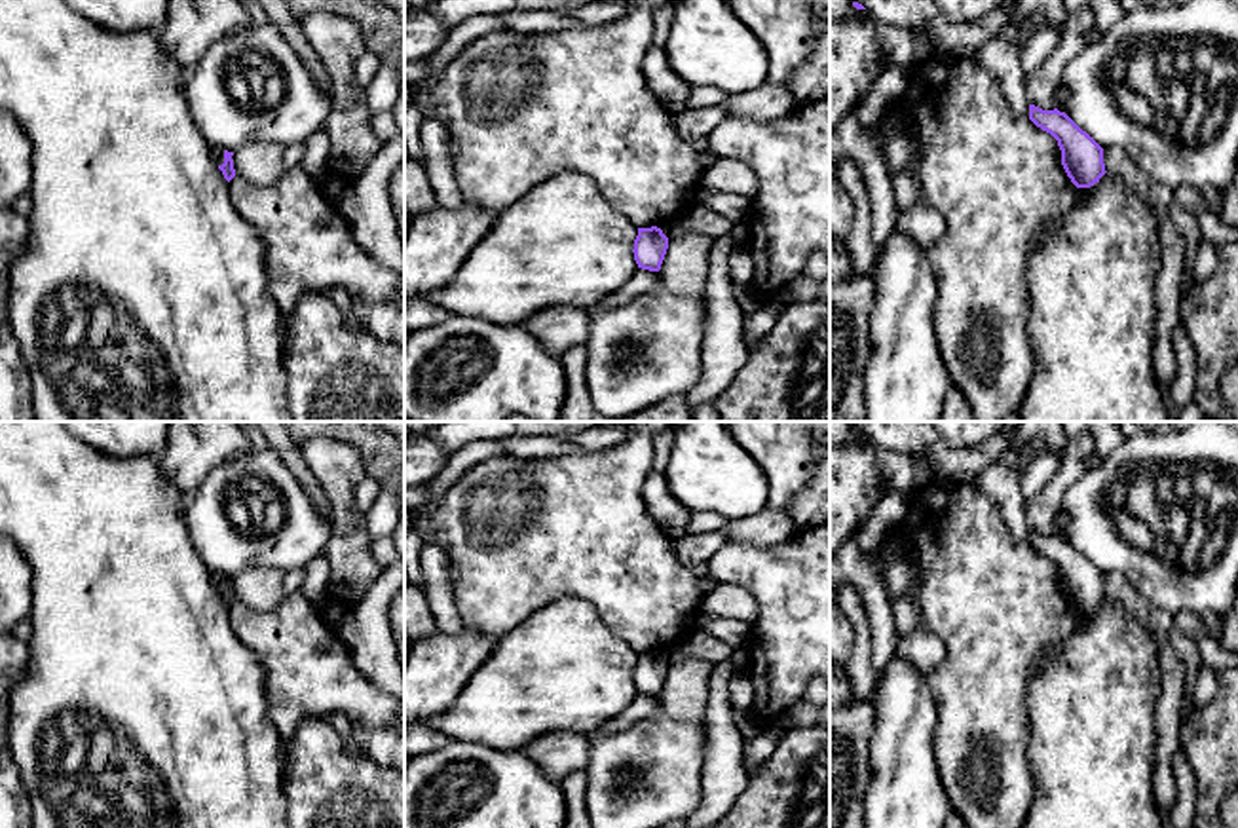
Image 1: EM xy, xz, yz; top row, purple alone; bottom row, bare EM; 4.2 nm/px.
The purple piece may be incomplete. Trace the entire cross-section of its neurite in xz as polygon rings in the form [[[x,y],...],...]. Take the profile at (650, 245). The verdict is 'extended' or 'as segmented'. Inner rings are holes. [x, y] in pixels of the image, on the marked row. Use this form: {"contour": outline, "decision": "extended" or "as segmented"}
{"contour": [[[638,228],[638,235],[634,239],[634,260],[638,268],[659,272],[668,249],[668,237],[661,228]]], "decision": "as segmented"}

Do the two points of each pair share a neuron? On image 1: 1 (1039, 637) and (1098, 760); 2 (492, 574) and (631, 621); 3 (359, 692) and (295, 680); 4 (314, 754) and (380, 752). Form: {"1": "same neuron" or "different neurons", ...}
{"1": "different neurons", "2": "same neuron", "3": "same neuron", "4": "different neurons"}

